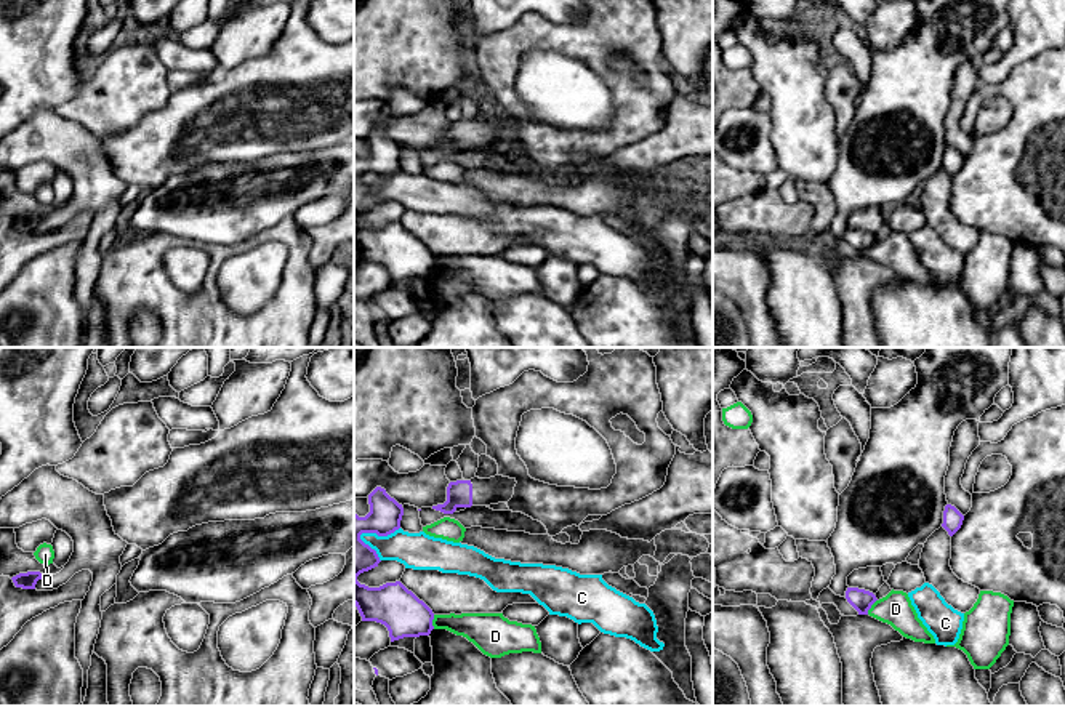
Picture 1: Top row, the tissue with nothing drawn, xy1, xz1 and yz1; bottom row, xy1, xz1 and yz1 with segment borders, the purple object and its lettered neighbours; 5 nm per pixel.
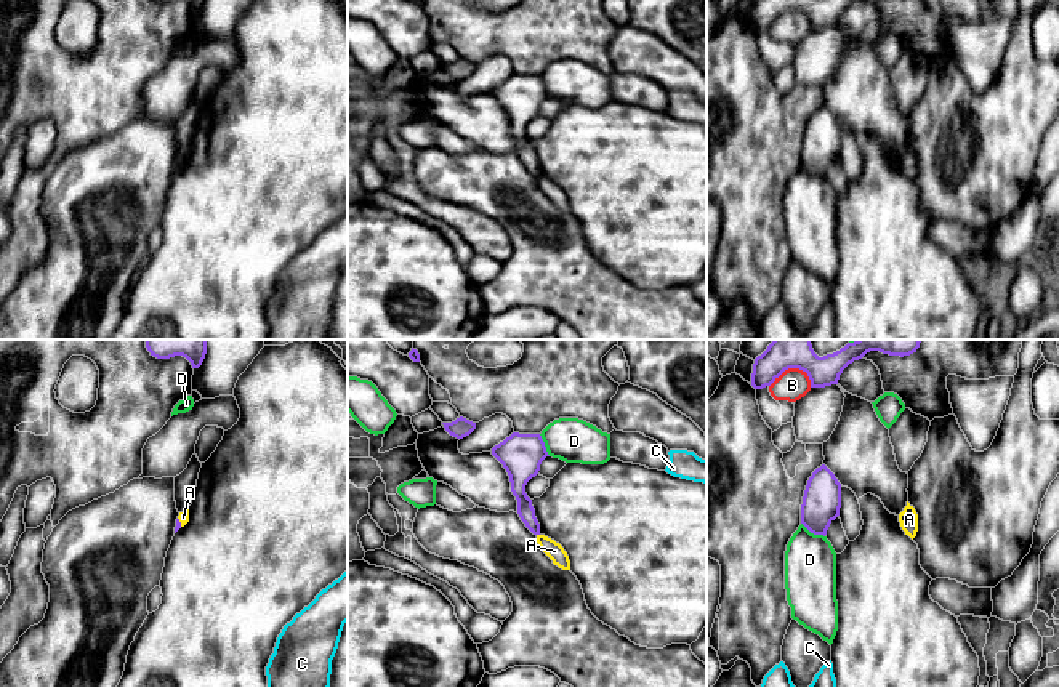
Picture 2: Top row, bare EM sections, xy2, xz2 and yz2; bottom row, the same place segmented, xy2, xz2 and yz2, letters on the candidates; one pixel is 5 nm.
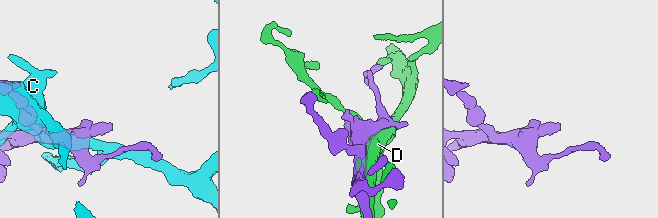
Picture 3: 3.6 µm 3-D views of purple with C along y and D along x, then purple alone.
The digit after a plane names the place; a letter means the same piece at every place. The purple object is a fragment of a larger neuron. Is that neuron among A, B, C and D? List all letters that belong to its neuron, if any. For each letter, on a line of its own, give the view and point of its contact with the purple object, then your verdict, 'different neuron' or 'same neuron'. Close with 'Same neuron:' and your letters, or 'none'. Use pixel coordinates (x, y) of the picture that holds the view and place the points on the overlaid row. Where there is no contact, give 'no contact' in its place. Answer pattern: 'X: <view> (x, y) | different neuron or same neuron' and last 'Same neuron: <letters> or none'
A: xy2 (180, 522) | different neuron
B: yz2 (790, 367) | different neuron
C: xz1 (378, 535) | different neuron
D: yz2 (813, 532) | different neuron
Same neuron: none

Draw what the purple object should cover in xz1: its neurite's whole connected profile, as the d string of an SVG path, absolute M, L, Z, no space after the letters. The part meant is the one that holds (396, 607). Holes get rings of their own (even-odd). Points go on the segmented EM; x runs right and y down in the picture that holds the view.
M376 487L368 495L370 512L365 517L354 514L354 605L357 607L362 621L376 621L388 628L391 642L404 637L429 636L434 629L432 610L420 600L412 591L408 591L400 581L386 583L380 588L368 588L357 581L357 576L368 572L381 562L376 551L360 540L362 533L376 533L378 536L388 536L400 528L404 507L394 498L391 498L384 488Z

